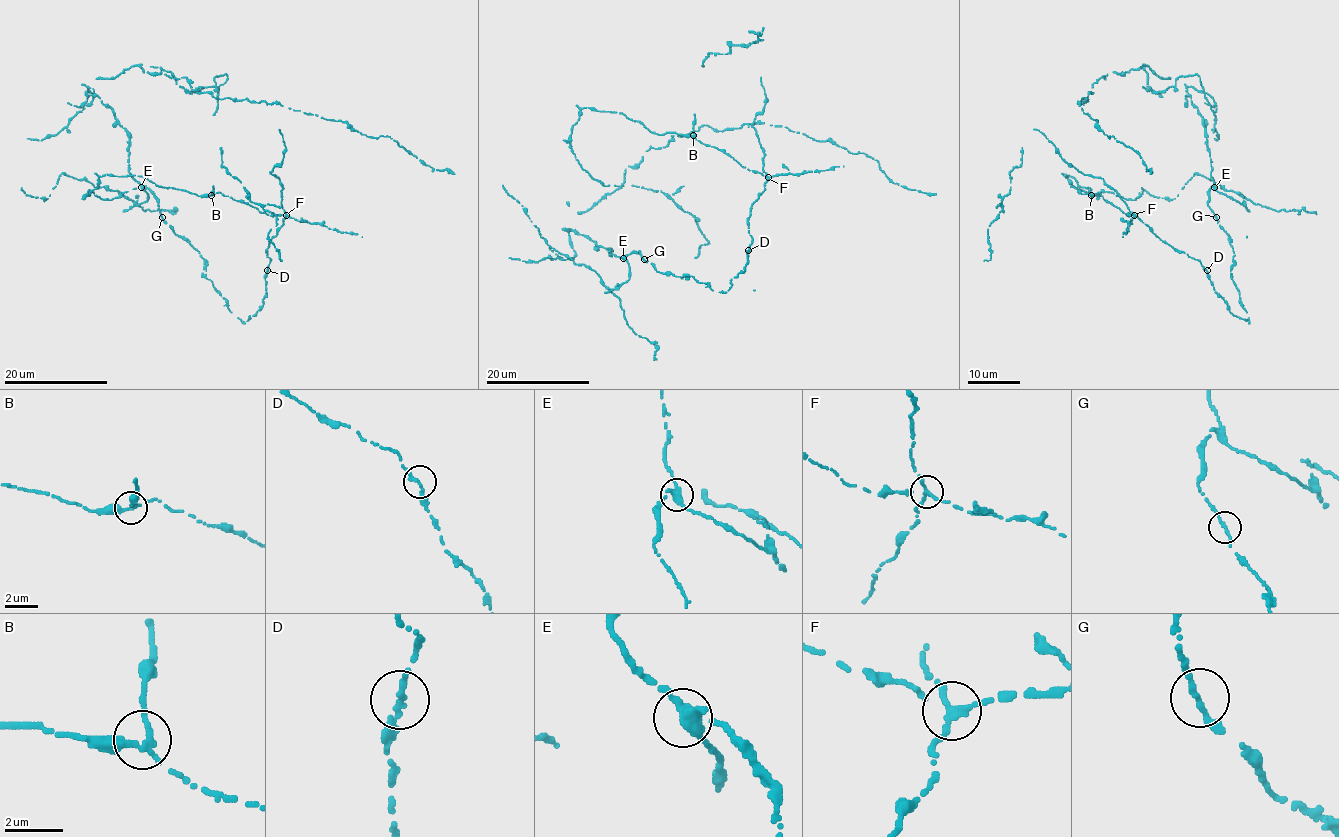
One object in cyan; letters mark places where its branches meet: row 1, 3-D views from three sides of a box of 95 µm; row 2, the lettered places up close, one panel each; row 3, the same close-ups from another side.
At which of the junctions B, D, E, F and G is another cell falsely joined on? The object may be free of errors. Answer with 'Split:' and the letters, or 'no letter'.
Split: no letter

